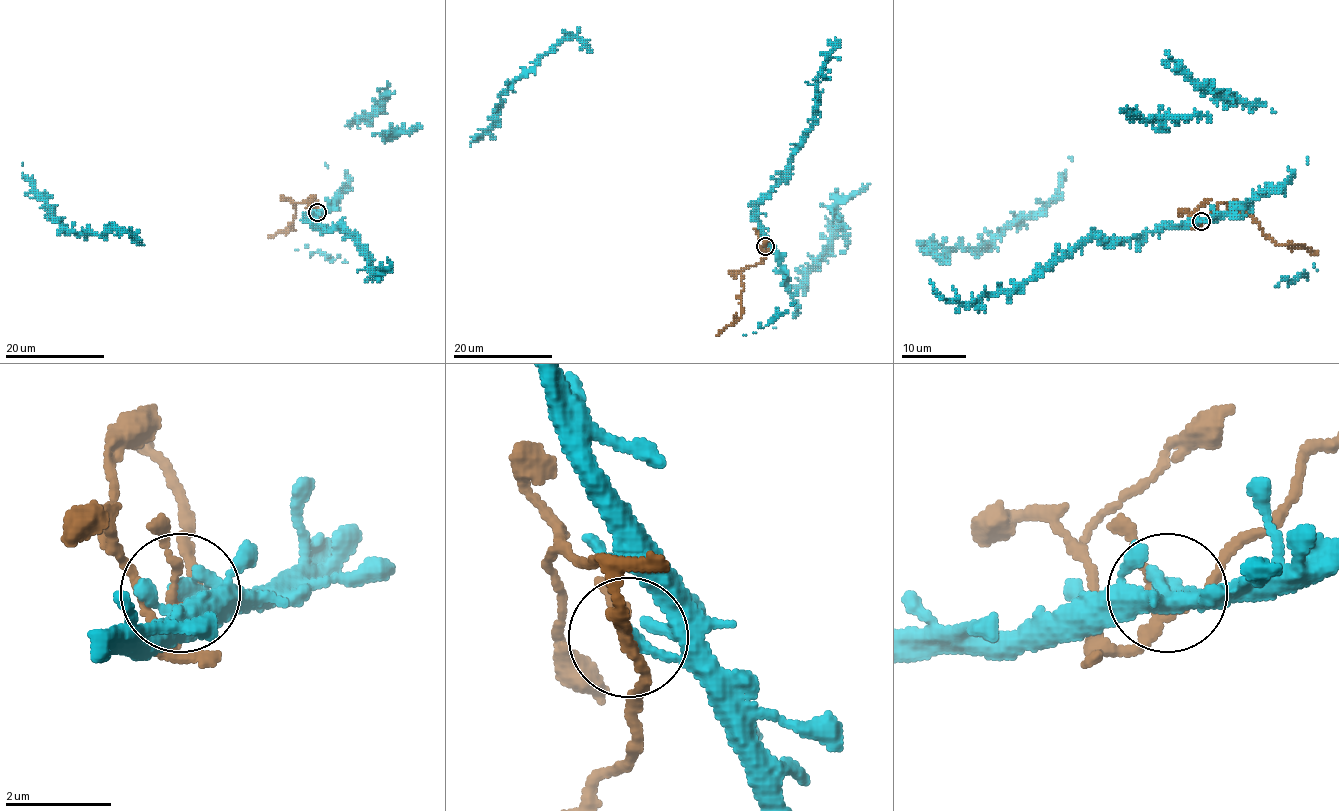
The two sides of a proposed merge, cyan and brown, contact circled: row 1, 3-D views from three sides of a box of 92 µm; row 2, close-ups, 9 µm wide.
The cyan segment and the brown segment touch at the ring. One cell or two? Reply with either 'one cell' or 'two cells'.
two cells

